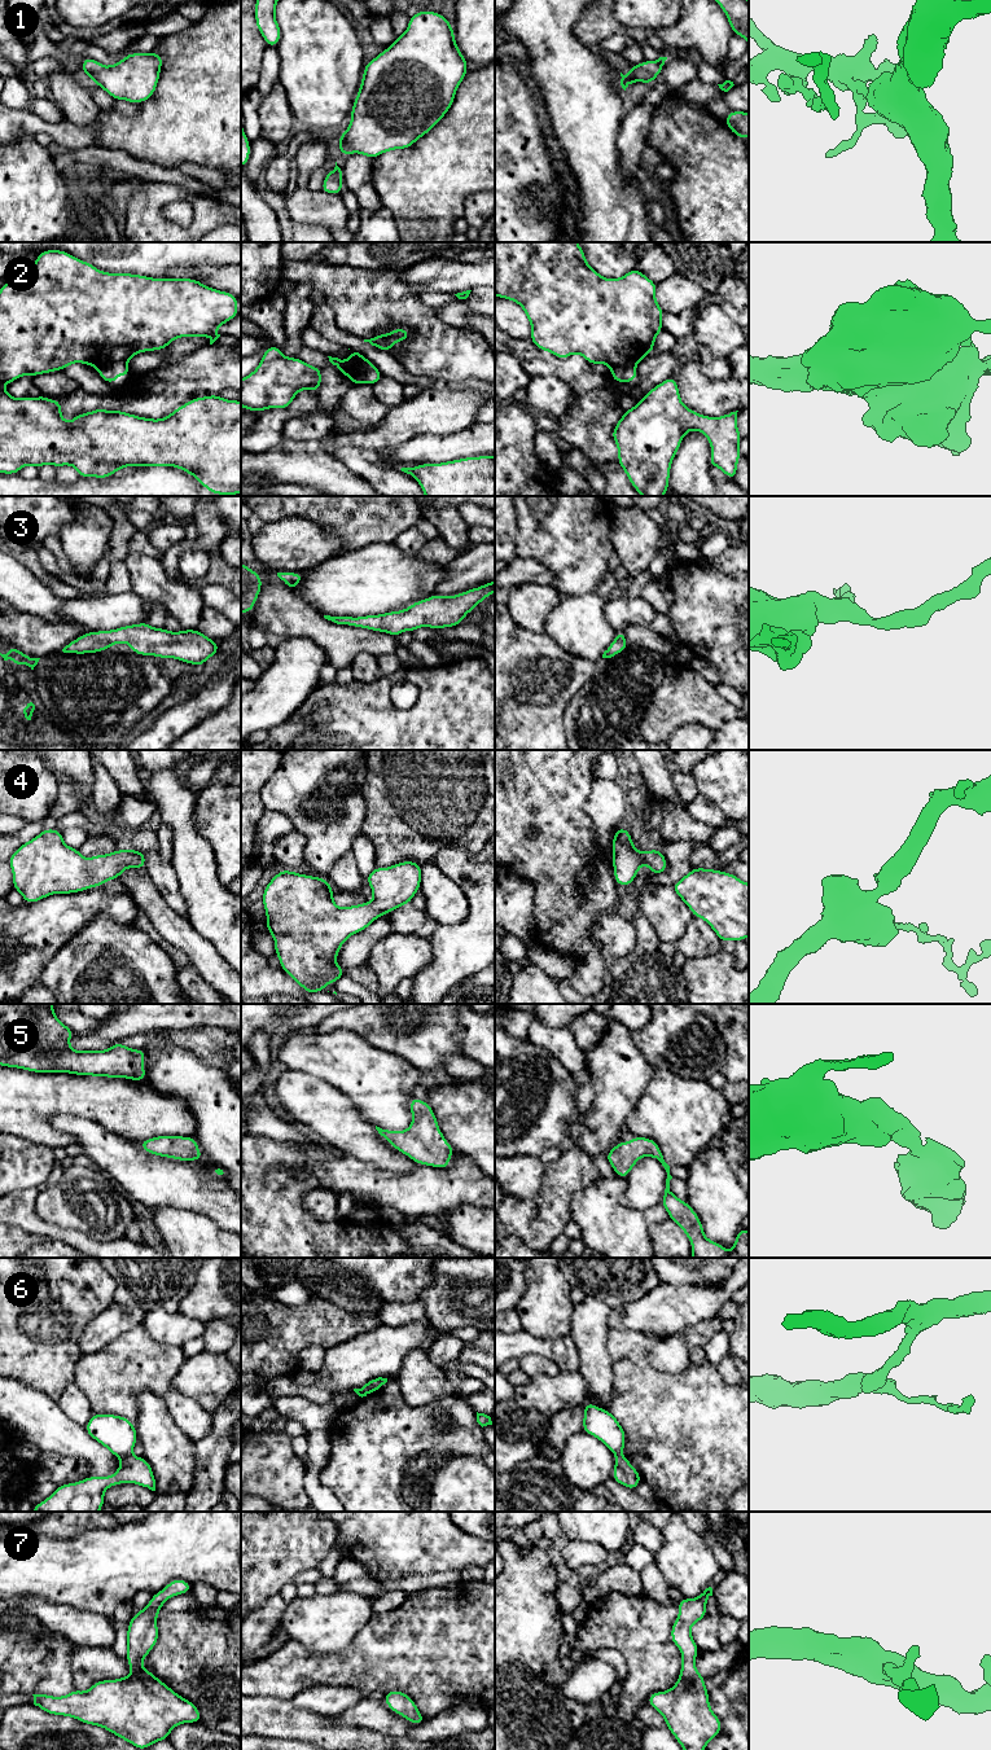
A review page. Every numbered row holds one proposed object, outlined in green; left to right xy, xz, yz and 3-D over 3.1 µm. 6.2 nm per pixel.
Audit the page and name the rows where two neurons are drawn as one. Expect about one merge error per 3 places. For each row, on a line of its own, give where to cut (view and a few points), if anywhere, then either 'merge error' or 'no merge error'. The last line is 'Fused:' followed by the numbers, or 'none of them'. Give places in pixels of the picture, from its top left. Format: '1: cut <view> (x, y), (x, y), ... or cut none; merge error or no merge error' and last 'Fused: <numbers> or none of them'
1: cut none; no merge error
2: cut xy (126, 362), (113, 362), (97, 369); merge error
3: cut none; no merge error
4: cut none; no merge error
5: cut none; no merge error
6: cut xy (131, 1454), (122, 1460); merge error
7: cut none; no merge error
Fused: 2, 6

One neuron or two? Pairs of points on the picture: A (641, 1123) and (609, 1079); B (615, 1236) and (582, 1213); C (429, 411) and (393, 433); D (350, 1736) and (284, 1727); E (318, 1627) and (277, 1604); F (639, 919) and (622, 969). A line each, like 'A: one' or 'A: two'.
A: two
B: one
C: one
D: one
E: two
F: one

